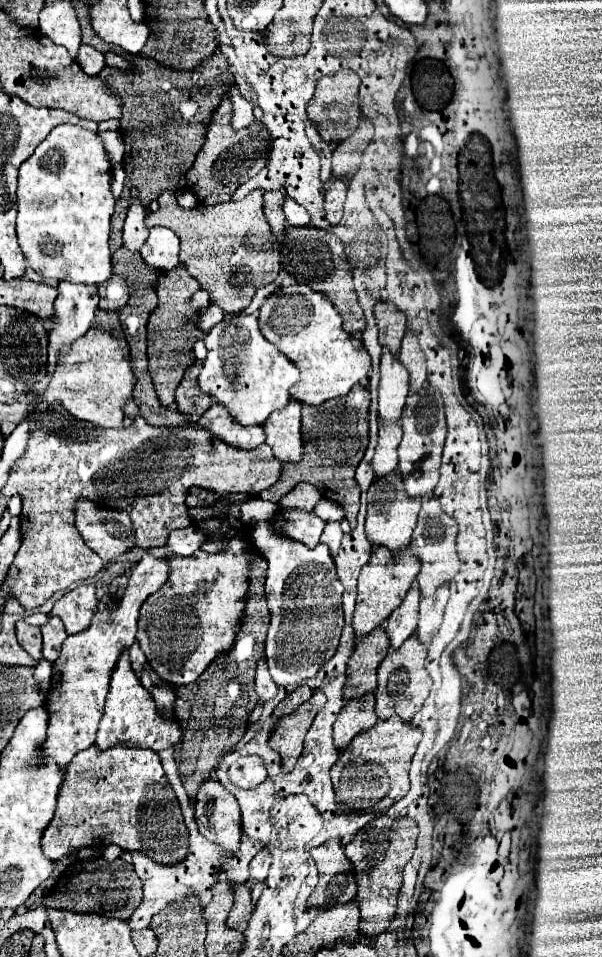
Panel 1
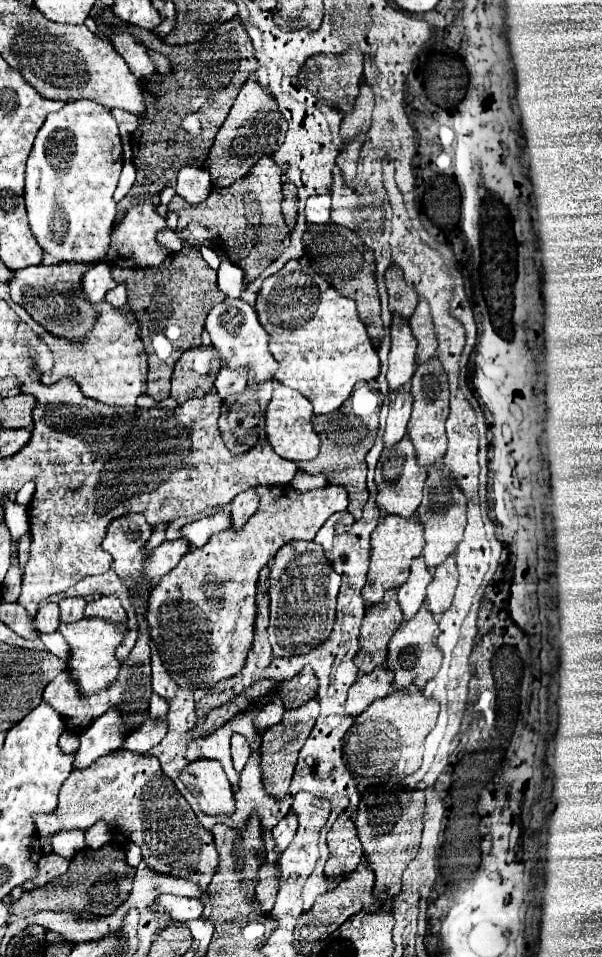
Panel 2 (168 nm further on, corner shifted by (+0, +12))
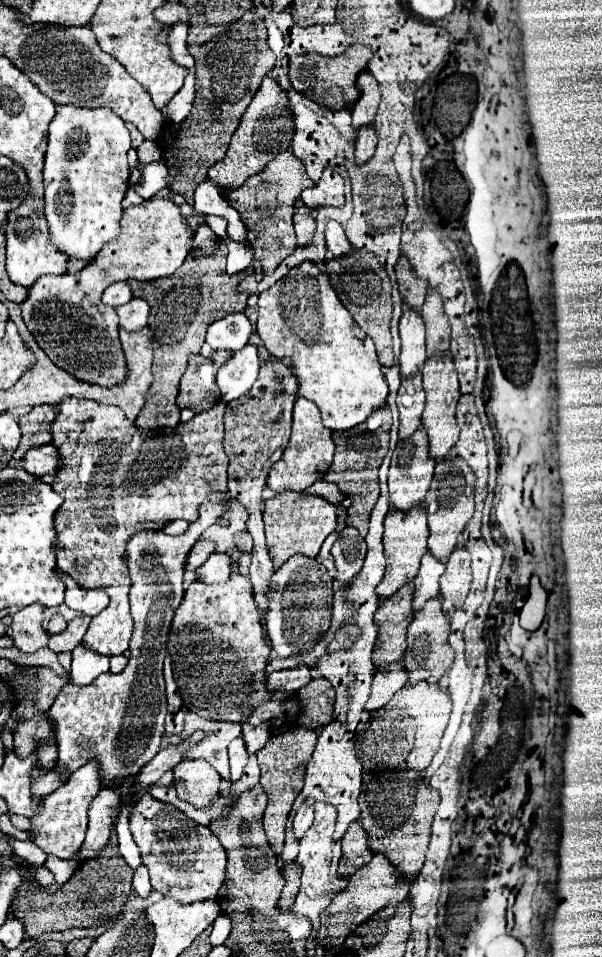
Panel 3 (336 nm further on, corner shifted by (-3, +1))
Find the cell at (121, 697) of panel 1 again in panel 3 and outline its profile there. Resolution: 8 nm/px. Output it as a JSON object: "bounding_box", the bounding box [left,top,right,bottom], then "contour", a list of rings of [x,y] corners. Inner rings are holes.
{"bounding_box":[27,760,101,858],"contour":[[[91,760],[85,766],[81,766],[65,786],[61,786],[57,792],[47,796],[39,816],[29,818],[31,828],[27,830],[27,834],[31,836],[31,842],[35,846],[39,846],[45,854],[51,854],[51,856],[57,856],[57,858],[73,856],[85,840],[87,810],[89,810],[91,800],[99,794],[99,790],[101,790],[99,764],[95,760]]]}

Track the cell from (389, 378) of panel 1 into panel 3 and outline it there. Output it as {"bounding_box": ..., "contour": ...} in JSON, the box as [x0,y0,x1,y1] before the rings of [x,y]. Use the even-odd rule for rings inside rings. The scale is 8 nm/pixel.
{"bounding_box":[399,308,427,376],"contour":[[[407,308],[401,316],[399,322],[399,332],[401,332],[401,356],[399,356],[399,370],[401,376],[411,376],[415,374],[427,354],[425,354],[425,324],[419,312]]]}

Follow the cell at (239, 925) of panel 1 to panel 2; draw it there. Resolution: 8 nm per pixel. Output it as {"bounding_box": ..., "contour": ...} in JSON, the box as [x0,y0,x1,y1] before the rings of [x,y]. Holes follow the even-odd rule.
{"bounding_box":[256,865,278,913],"contour":[[[276,865],[260,867],[260,877],[256,881],[256,903],[262,913],[272,911],[278,891],[278,869]]]}

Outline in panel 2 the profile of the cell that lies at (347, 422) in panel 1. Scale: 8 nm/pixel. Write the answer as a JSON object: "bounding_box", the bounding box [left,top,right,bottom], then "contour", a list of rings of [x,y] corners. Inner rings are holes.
{"bounding_box":[298,399,378,519],"contour":[[[348,399],[336,413],[332,415],[314,415],[314,429],[320,437],[320,453],[312,461],[300,461],[298,471],[306,471],[310,475],[324,473],[328,477],[328,483],[342,485],[348,491],[348,511],[360,519],[362,507],[368,501],[368,489],[366,489],[366,453],[374,445],[376,431],[378,431],[378,413],[372,413],[368,417],[360,417],[356,409],[352,409],[352,399]]]}

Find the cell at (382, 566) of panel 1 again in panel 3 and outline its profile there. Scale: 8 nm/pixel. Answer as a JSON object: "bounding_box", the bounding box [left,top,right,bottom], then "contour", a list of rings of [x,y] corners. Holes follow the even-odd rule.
{"bounding_box":[377,506,429,598],"contour":[[[423,506],[409,508],[407,512],[391,510],[385,516],[385,536],[383,536],[383,546],[385,546],[385,558],[387,558],[387,570],[377,586],[377,594],[381,598],[389,598],[395,594],[401,586],[409,584],[419,570],[421,556],[427,552],[427,538],[429,538],[429,528],[427,528],[427,514]]]}

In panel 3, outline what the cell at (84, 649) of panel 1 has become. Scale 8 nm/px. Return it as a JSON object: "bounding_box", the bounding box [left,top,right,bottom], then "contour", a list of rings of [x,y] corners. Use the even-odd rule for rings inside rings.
{"bounding_box":[187,538,215,574],"contour":[[[207,538],[199,540],[187,556],[187,574],[193,574],[213,552],[215,552],[215,542],[213,540],[207,540]]]}

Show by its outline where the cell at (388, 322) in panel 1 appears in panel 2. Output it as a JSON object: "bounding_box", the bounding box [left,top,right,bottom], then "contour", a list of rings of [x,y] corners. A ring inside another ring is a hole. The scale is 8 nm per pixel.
{"bounding_box":[384,267,418,321],"contour":[[[390,267],[384,277],[386,277],[388,297],[390,297],[390,311],[394,315],[400,315],[404,321],[408,321],[408,317],[414,313],[418,303],[416,291],[404,283],[402,271],[398,267]]]}

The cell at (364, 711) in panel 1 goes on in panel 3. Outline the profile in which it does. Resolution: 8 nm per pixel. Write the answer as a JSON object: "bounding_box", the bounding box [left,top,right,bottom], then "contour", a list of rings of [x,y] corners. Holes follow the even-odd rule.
{"bounding_box":[367,662,409,712],"contour":[[[395,662],[389,666],[381,666],[371,686],[371,698],[367,700],[367,710],[375,712],[383,708],[383,704],[387,704],[387,700],[391,700],[391,696],[407,684],[407,680],[409,678],[403,664]]]}

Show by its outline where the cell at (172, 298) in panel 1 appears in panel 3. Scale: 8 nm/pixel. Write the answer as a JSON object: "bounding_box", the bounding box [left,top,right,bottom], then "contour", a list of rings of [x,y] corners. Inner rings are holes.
{"bounding_box":[129,240,247,430],"contour":[[[223,240],[217,242],[215,254],[203,254],[199,250],[189,252],[185,264],[171,276],[139,282],[129,280],[133,288],[133,296],[143,298],[151,306],[149,328],[153,330],[153,376],[155,382],[147,392],[145,408],[139,412],[135,426],[143,430],[157,428],[175,428],[179,424],[179,408],[175,404],[179,380],[187,368],[187,356],[197,354],[201,344],[205,342],[207,326],[231,312],[243,312],[247,308],[247,294],[237,292],[241,276],[227,276],[227,244]]]}

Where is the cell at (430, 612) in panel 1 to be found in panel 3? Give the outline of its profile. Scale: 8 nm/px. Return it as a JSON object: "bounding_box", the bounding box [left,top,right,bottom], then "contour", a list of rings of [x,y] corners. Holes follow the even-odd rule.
{"bounding_box":[441,546,471,616],"contour":[[[457,546],[447,560],[447,572],[441,576],[443,610],[451,616],[467,598],[471,588],[471,556],[467,548]]]}

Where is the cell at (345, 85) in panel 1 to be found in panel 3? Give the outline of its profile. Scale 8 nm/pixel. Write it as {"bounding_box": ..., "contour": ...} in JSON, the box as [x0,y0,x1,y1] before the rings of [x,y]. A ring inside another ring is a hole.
{"bounding_box":[289,44,371,110],"contour":[[[353,44],[349,46],[343,54],[339,56],[319,56],[319,52],[305,52],[305,54],[295,54],[289,60],[289,80],[291,86],[307,96],[309,100],[317,102],[319,106],[331,108],[331,110],[341,110],[341,108],[351,108],[355,100],[359,98],[359,90],[355,86],[355,80],[359,72],[367,68],[367,62],[371,60],[371,48]]]}

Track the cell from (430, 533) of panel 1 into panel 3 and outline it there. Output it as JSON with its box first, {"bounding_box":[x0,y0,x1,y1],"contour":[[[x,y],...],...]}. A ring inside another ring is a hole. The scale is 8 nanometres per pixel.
{"bounding_box":[425,454,475,560],"contour":[[[449,454],[443,460],[437,460],[435,476],[425,498],[425,510],[427,510],[429,530],[431,530],[429,550],[435,558],[447,560],[455,550],[459,536],[465,530],[465,524],[473,516],[473,490],[475,490],[475,474],[463,458]]]}

